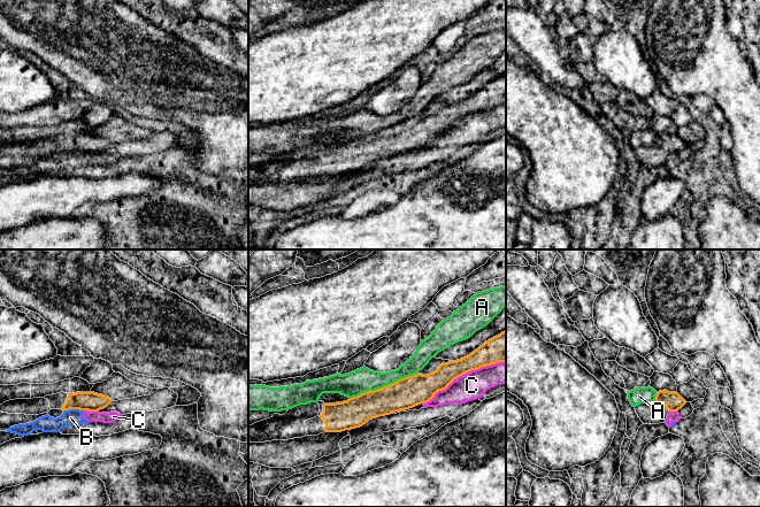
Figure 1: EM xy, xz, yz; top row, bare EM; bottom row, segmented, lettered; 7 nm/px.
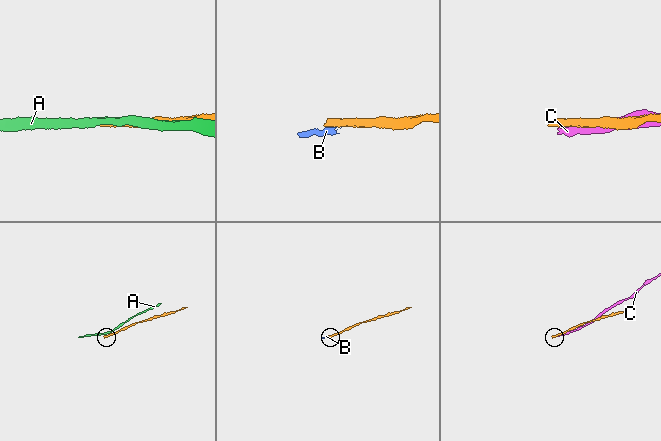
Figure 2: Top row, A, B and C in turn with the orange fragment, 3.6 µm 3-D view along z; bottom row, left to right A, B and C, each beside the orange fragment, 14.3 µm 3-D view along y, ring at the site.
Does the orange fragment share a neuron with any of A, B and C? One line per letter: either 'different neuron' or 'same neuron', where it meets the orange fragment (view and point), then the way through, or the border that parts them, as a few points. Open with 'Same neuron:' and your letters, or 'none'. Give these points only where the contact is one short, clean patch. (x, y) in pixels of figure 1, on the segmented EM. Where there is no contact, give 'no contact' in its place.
Same neuron: none
A: different neuron | xz (384, 386)
B: different neuron | xy (74, 408)
C: different neuron | xz (463, 374)

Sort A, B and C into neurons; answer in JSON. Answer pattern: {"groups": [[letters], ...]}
{"groups": [["A"], ["B", "C"]]}

